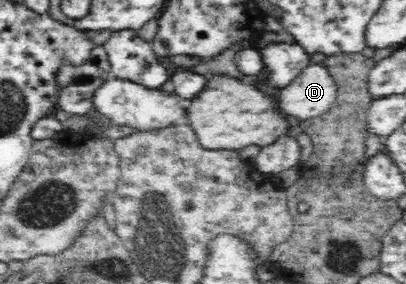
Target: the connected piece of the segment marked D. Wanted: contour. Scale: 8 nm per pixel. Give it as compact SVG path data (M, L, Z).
M309 65L292 83L283 89L281 105L296 120L321 116L339 99L335 77L326 67Z

